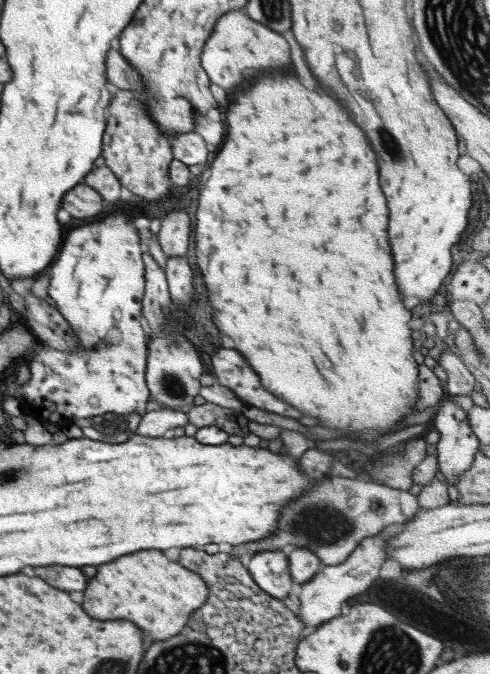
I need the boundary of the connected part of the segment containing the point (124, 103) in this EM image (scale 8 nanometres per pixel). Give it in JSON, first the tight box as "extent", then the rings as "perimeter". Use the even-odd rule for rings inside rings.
{"extent":[102,90,173,202],"perimeter":[[[128,90],[116,92],[116,97],[108,106],[109,121],[103,138],[102,156],[104,164],[118,178],[123,188],[127,188],[142,201],[158,202],[170,196],[169,164],[173,159],[173,150],[168,138],[161,134],[150,118],[144,99]]]}

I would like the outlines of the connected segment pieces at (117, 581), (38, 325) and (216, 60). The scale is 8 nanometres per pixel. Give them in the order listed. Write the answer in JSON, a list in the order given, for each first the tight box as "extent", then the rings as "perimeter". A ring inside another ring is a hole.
[{"extent":[82,550,210,642],"perimeter":[[[140,550],[138,554],[128,554],[128,556],[116,558],[114,562],[102,564],[98,566],[98,580],[92,578],[86,586],[82,608],[86,610],[86,614],[90,614],[90,618],[130,620],[144,632],[144,638],[150,638],[152,642],[172,638],[182,632],[191,614],[200,609],[210,596],[206,582],[199,578],[198,574],[192,573],[181,565],[178,561],[172,561],[156,550]]]},{"extent":[10,278,76,350],"perimeter":[[[16,278],[10,280],[11,290],[16,291],[26,300],[26,312],[22,318],[30,326],[32,334],[38,336],[42,346],[56,348],[56,350],[70,350],[76,346],[72,338],[72,330],[66,324],[66,320],[60,314],[54,314],[56,308],[32,295],[31,286],[34,284],[33,278]]]},{"extent":[202,9,292,93],"perimeter":[[[244,9],[226,12],[218,18],[216,28],[210,34],[210,40],[206,42],[202,52],[202,69],[208,74],[209,80],[229,93],[242,84],[252,82],[260,74],[272,70],[290,70],[288,64],[292,64],[288,41],[280,33],[270,30],[270,27],[254,22]]]}]

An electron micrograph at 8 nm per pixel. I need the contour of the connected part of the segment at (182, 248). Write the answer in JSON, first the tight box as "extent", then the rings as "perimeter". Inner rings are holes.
{"extent":[157,210,190,258],"perimeter":[[[182,210],[166,214],[161,219],[161,228],[157,232],[157,239],[167,258],[185,256],[190,242],[190,225],[188,214]]]}

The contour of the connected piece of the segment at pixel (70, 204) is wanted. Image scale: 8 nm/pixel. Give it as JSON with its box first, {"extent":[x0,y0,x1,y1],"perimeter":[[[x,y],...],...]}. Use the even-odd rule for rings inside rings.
{"extent":[62,183,104,218],"perimeter":[[[78,183],[62,200],[62,208],[76,218],[94,218],[104,212],[104,200],[94,188]]]}

